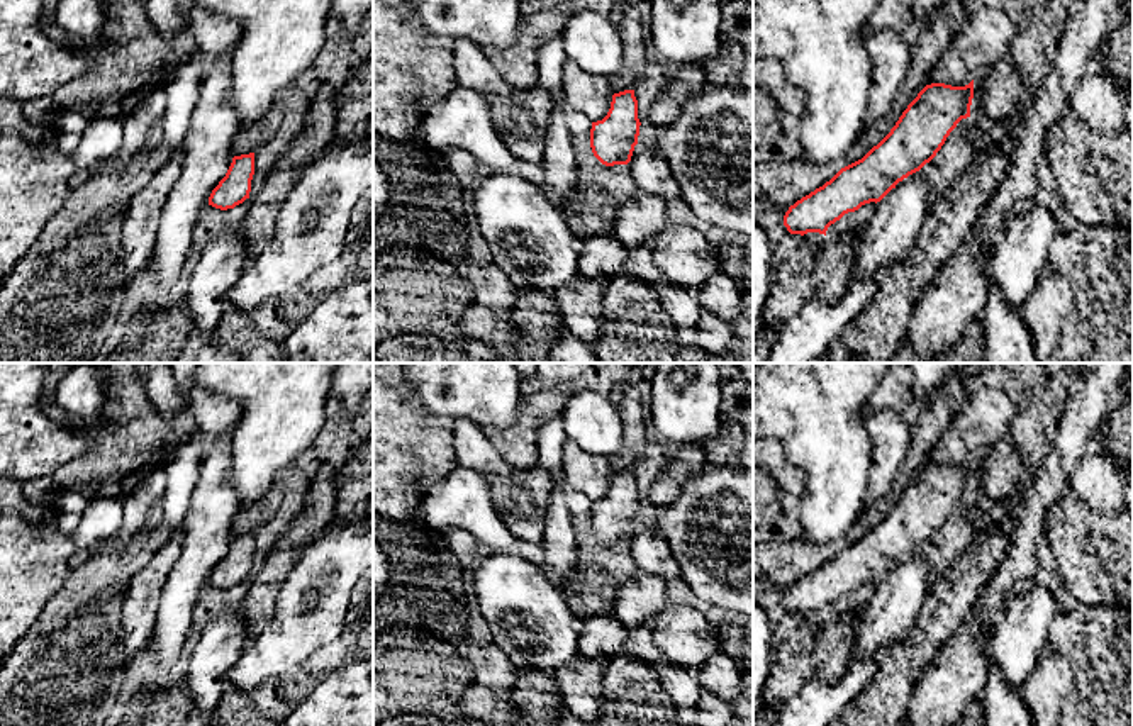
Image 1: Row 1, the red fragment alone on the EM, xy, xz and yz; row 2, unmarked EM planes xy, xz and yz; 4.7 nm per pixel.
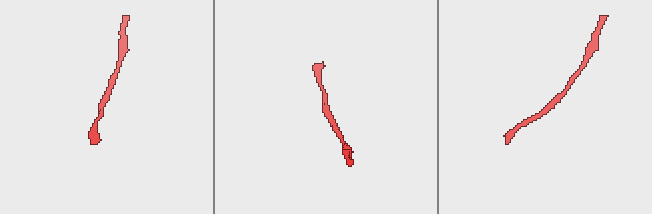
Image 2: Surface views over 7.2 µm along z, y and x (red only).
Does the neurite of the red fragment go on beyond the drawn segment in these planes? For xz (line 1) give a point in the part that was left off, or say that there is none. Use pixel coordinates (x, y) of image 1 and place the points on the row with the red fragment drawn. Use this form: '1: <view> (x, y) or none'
1: none

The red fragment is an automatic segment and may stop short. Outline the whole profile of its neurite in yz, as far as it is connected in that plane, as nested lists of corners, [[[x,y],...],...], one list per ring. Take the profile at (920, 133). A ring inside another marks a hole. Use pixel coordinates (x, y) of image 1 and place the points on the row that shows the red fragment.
[[[974,80],[965,87],[945,83],[926,85],[907,105],[890,132],[862,159],[841,168],[829,182],[797,200],[784,215],[790,234],[819,232],[826,236],[831,224],[845,214],[858,210],[870,202],[880,202],[899,182],[919,171],[945,144],[962,119],[970,117]]]

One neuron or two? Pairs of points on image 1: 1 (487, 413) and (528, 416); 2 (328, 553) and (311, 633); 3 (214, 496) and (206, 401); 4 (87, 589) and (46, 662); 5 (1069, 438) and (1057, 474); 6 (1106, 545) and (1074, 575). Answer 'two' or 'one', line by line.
1: two
2: one
3: two
4: one
5: one
6: one

